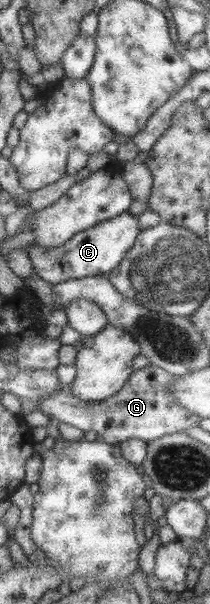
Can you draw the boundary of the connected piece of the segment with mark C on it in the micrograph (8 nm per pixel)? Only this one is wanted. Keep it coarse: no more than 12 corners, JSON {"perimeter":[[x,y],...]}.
{"perimeter":[[125,210],[59,246],[29,245],[49,284],[105,275],[140,233]]}

